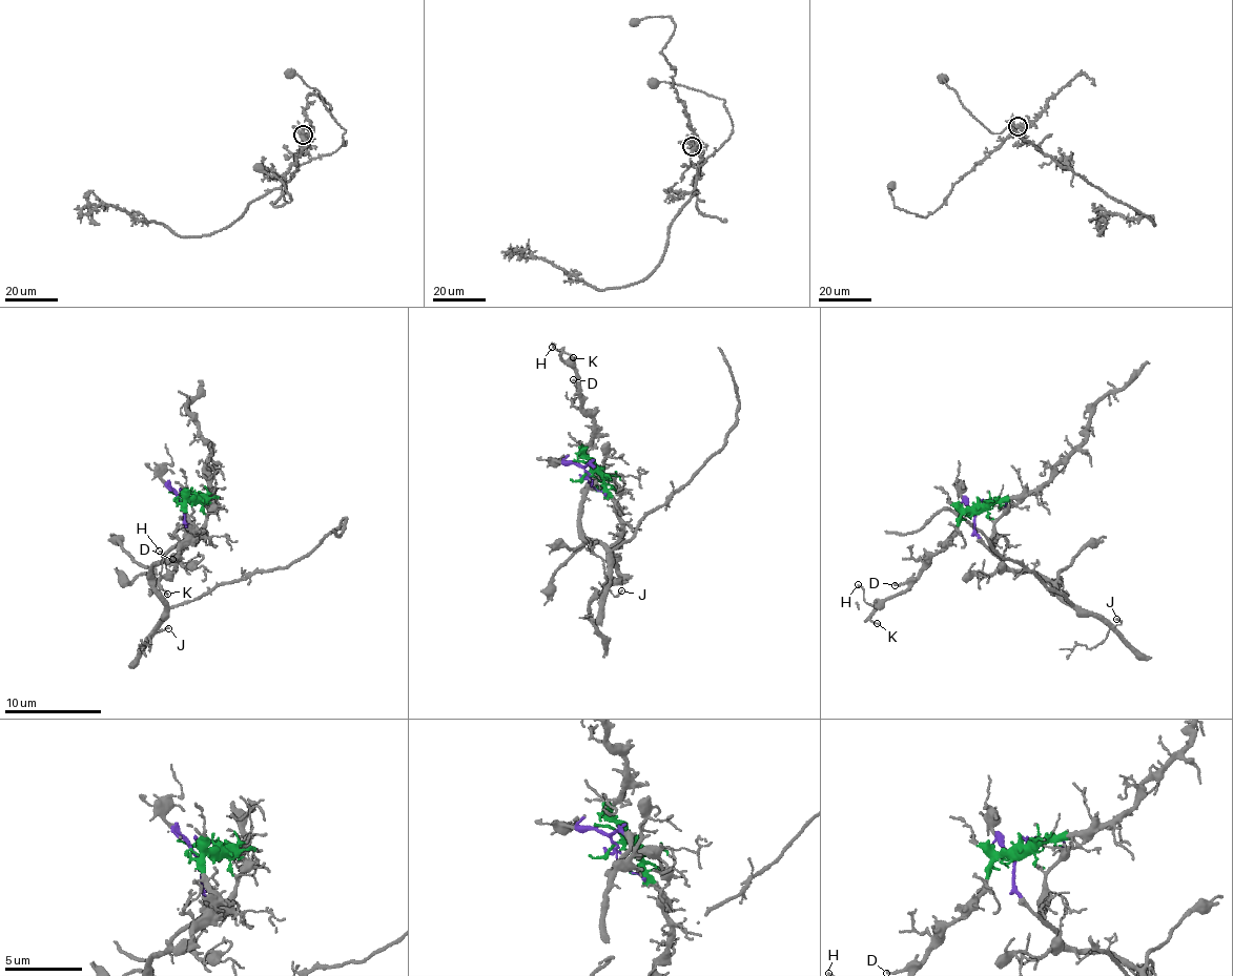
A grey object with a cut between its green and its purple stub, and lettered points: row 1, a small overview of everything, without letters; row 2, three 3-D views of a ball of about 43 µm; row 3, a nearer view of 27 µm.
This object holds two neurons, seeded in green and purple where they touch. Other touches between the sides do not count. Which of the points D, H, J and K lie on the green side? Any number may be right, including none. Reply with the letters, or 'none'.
D, H, K

